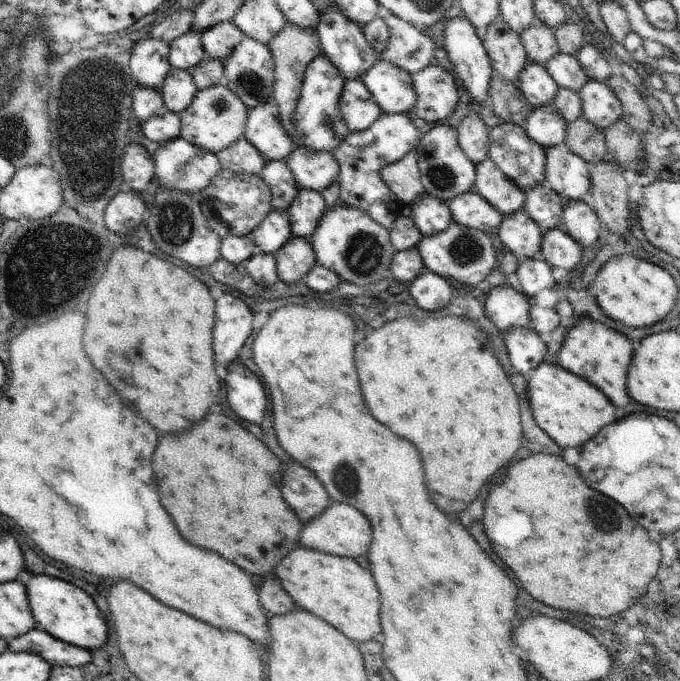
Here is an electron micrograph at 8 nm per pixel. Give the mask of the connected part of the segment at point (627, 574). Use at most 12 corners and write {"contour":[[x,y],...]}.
{"contour":[[578,467],[508,468],[484,526],[532,598],[606,619],[662,552]]}

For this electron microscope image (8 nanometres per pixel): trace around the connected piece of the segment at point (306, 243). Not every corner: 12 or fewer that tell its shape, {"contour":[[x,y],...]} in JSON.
{"contour":[[291,236],[274,254],[278,279],[303,283],[317,264],[309,239]]}

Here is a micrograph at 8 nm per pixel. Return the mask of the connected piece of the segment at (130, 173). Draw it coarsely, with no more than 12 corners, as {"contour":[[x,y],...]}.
{"contour":[[126,146],[123,180],[134,193],[154,180],[154,162],[144,146]]}

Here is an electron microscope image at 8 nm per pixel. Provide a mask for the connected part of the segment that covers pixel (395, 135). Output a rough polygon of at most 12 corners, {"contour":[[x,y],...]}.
{"contour":[[384,113],[333,151],[339,203],[386,231],[405,204],[382,181],[417,150],[406,113]]}

